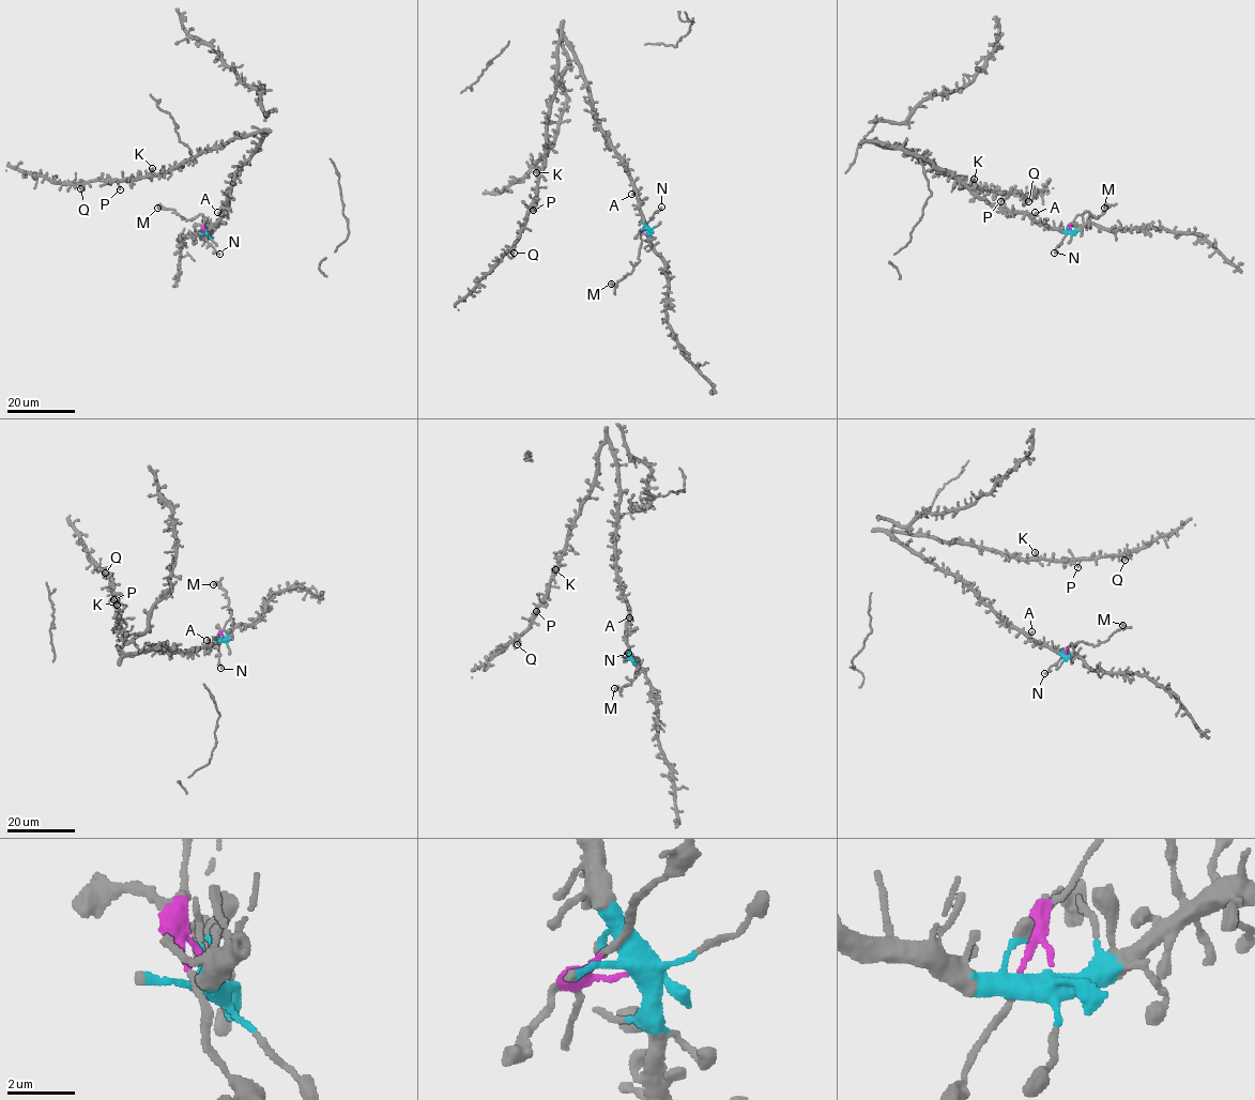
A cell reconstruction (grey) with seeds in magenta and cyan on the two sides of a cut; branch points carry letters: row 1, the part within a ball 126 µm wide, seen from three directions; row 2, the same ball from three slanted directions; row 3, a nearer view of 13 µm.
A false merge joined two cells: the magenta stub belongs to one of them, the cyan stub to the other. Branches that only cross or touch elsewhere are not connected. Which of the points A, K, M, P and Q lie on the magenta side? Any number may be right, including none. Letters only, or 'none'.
M

